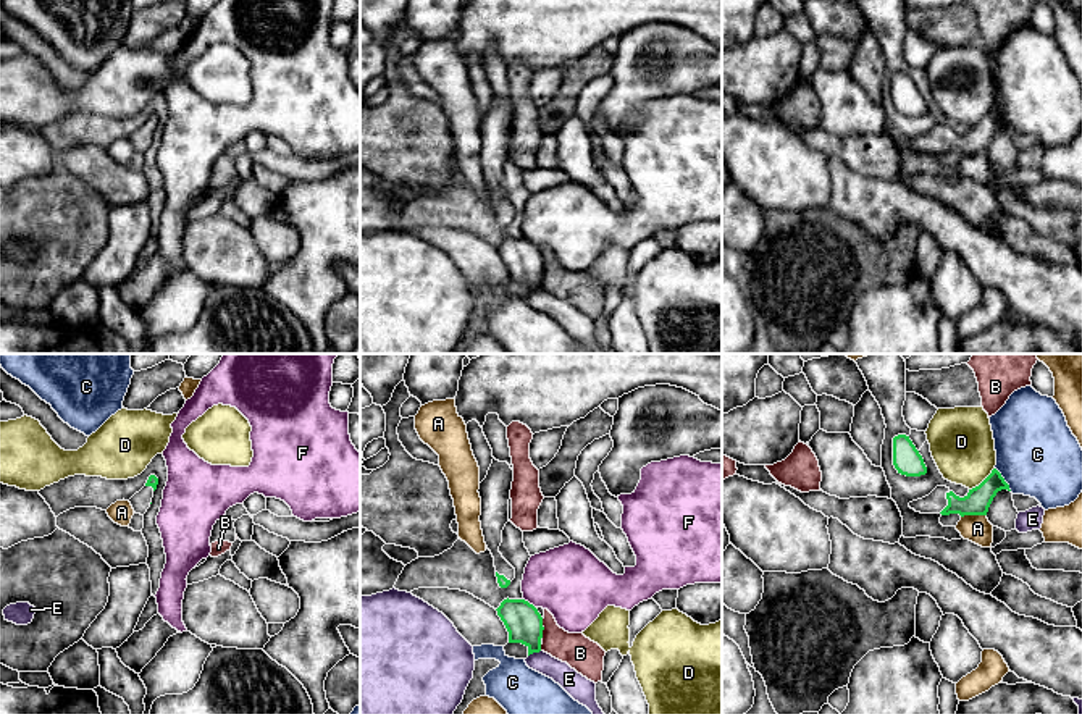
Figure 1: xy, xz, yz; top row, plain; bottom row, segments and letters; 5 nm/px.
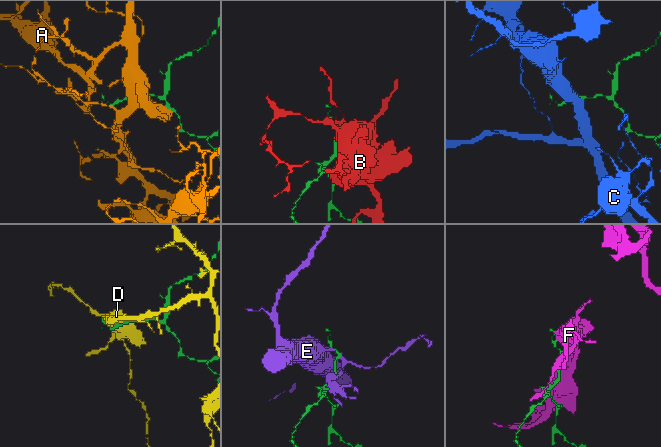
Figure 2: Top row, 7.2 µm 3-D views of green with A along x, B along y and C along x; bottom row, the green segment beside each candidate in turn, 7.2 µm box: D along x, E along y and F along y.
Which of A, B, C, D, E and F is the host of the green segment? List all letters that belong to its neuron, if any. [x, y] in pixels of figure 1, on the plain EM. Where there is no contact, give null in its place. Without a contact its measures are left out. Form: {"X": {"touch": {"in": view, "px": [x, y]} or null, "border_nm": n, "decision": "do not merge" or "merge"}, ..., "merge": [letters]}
{"A": {"touch": {"in": "yz", "px": [972, 152]}, "border_nm": 130, "decision": "do not merge"}, "B": {"touch": {"in": "xz", "px": [543, 267]}, "border_nm": 100, "decision": "do not merge"}, "C": {"touch": {"in": "yz", "px": [1003, 117]}, "border_nm": 150, "decision": "do not merge"}, "D": {"touch": {"in": "yz", "px": [984, 118]}, "border_nm": 170, "decision": "do not merge"}, "E": {"touch": {"in": "xz", "px": [533, 289]}, "border_nm": 70, "decision": "do not merge"}, "F": {"touch": {"in": "xz", "px": [527, 239]}, "border_nm": 90, "decision": "do not merge"}, "merge": []}

